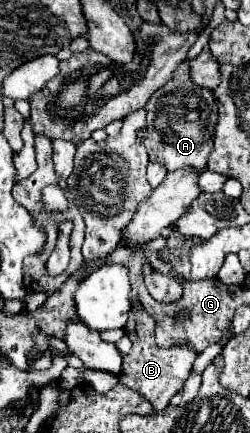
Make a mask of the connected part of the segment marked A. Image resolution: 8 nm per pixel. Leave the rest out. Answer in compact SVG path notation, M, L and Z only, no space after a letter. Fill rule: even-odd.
M182 62L172 80L164 84L146 104L146 140L150 162L164 164L170 172L180 168L194 168L198 174L206 170L210 152L214 150L214 128L218 124L218 110L212 90L192 82L190 64Z

